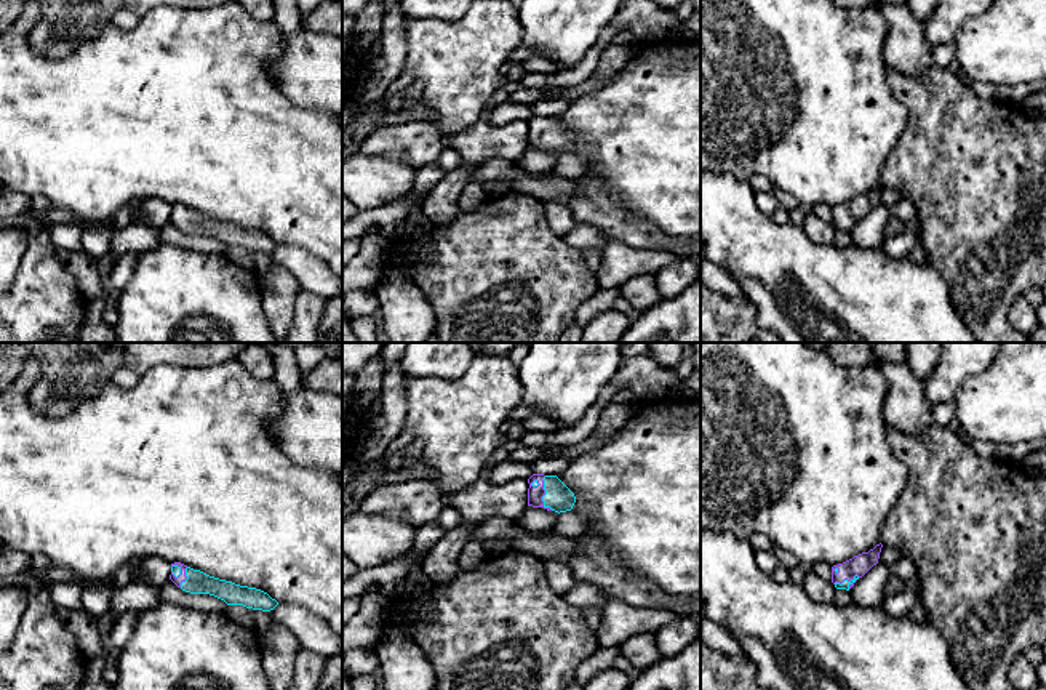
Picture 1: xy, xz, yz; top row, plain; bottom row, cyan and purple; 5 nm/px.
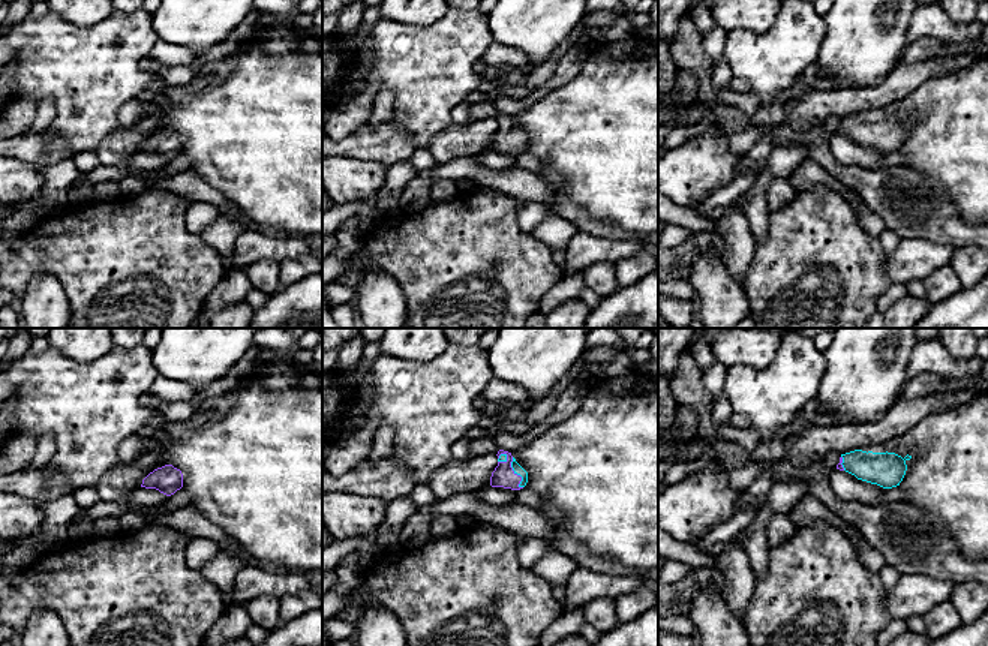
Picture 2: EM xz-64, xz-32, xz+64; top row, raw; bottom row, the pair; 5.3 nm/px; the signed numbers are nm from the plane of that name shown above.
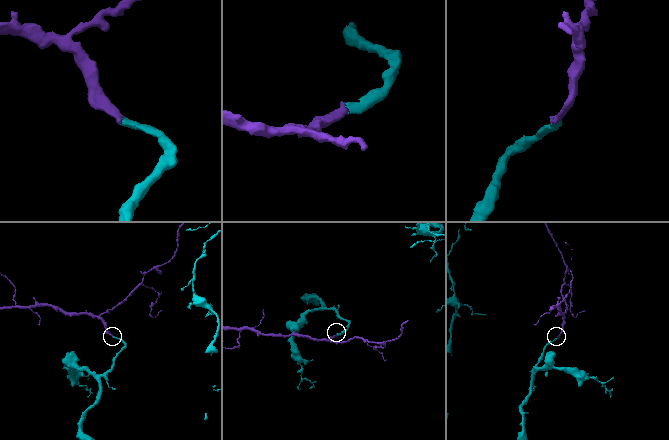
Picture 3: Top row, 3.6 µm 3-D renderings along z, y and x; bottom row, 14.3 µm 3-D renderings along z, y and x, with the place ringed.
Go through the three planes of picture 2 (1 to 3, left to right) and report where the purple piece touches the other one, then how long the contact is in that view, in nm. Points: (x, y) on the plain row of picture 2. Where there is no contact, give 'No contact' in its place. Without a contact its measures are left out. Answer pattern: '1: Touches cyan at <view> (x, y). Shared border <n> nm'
1: No contact
2: Touches cyan at xz-32 (516, 137). Shared border 180 nm
3: Touches cyan at xz+64 (841, 128). Shared border 80 nm

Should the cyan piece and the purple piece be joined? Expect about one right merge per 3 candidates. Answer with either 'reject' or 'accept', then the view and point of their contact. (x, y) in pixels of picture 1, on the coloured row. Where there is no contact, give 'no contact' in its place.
accept | xz (544, 495)

